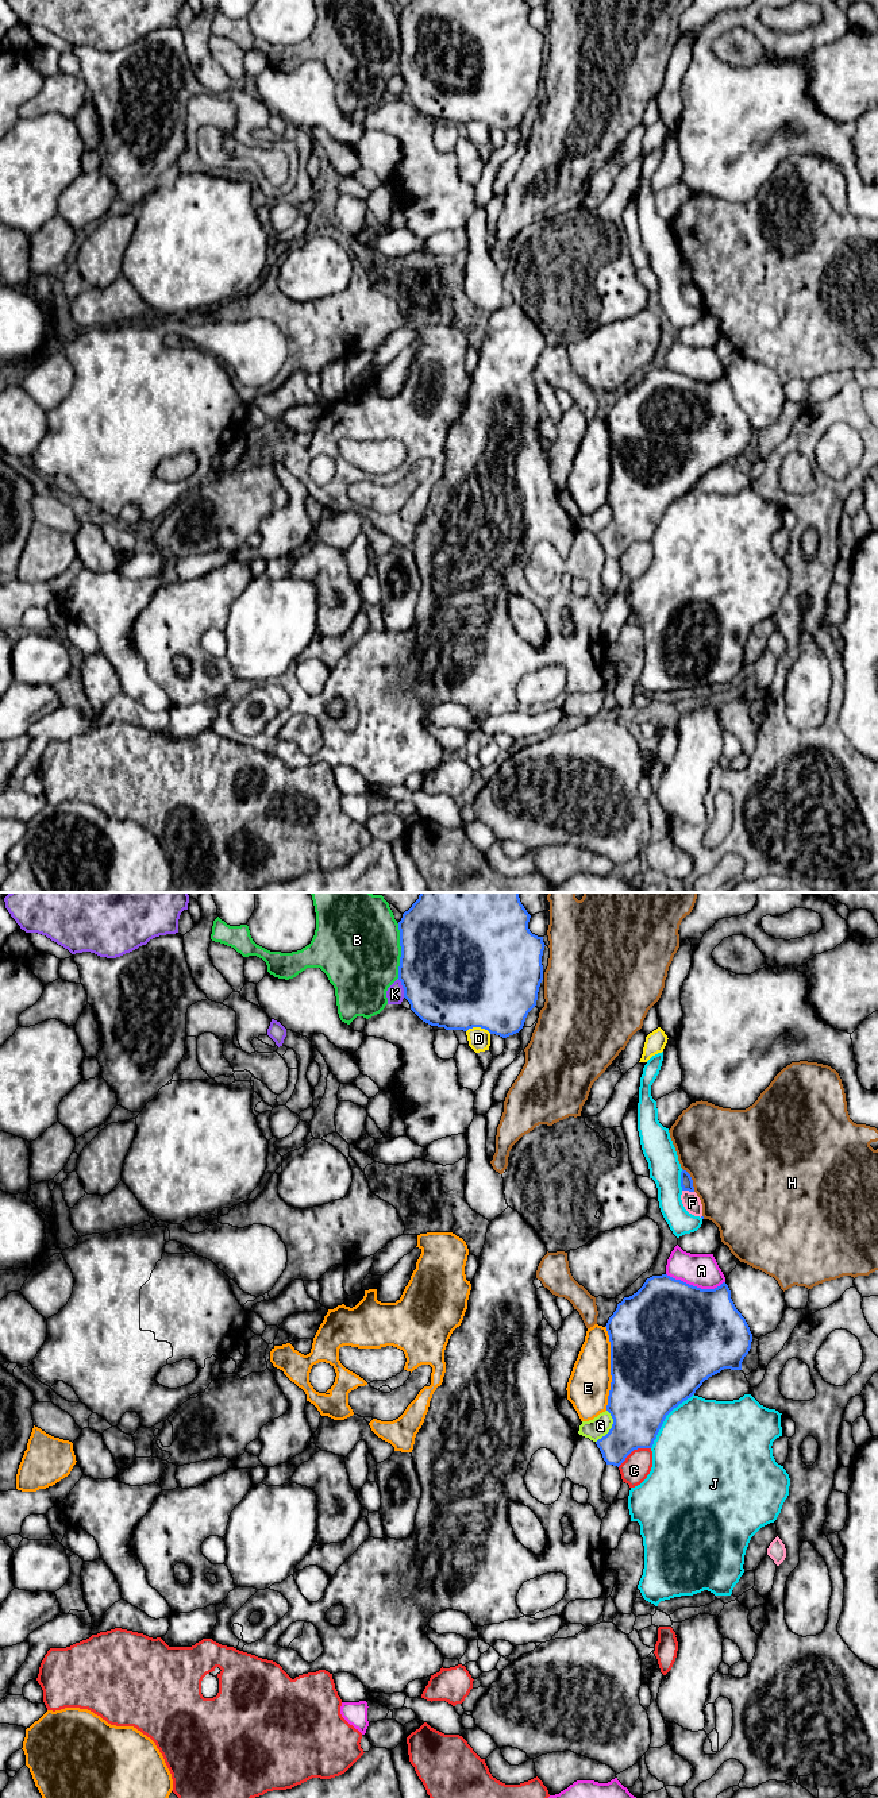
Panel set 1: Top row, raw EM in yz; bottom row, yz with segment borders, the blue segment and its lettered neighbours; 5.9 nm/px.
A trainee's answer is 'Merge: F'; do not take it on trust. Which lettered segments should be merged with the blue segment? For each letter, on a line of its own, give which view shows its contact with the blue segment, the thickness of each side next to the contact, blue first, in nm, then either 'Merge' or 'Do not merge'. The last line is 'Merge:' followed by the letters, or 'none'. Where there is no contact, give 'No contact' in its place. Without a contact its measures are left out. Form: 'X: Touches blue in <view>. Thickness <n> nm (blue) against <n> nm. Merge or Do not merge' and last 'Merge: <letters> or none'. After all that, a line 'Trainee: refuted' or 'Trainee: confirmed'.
A: Touches blue in yz. Thickness 500 nm (blue) against 200 nm. Do not merge
B: Touches blue in yz. Thickness 500 nm (blue) against 480 nm. Do not merge
C: Touches blue in yz. Thickness 340 nm (blue) against 170 nm. Do not merge
D: Touches blue in yz. Thickness 500 nm (blue) against 130 nm. Do not merge
E: Touches blue in yz. Thickness 500 nm (blue) against 260 nm. Do not merge
F: Touches blue in yz. Thickness 80 nm (blue) against 110 nm. Do not merge
G: Touches blue in yz. Thickness 380 nm (blue) against 120 nm. Do not merge
H: Touches blue in yz. Thickness 80 nm (blue) against 500 nm. Do not merge
J: Touches blue in yz. Thickness 460 nm (blue) against 500 nm. Do not merge
K: Touches blue in yz. Thickness 500 nm (blue) against 110 nm. Do not merge
Merge: none
Trainee: refuted

